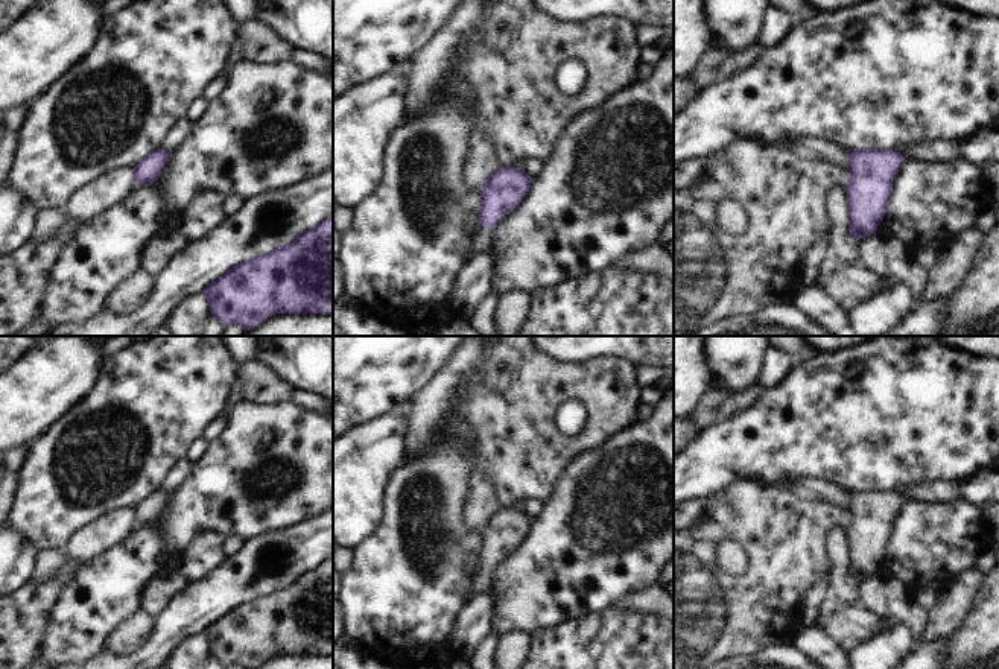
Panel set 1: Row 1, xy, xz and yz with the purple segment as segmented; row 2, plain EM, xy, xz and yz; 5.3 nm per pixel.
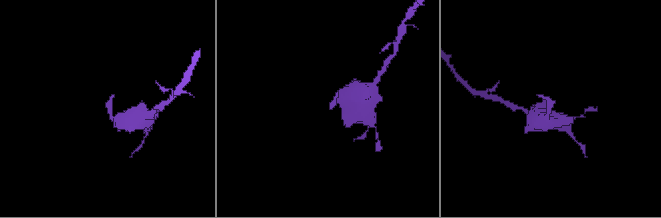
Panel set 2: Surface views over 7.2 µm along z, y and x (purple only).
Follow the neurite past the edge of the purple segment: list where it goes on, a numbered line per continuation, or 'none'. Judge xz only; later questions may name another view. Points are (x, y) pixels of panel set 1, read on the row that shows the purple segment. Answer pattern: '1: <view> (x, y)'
1: xz (481, 240)

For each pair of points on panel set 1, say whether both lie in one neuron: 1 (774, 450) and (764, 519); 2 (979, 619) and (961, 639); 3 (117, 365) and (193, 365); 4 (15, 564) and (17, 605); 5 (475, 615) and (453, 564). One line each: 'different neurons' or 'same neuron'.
1: different neurons
2: same neuron
3: same neuron
4: different neurons
5: different neurons

